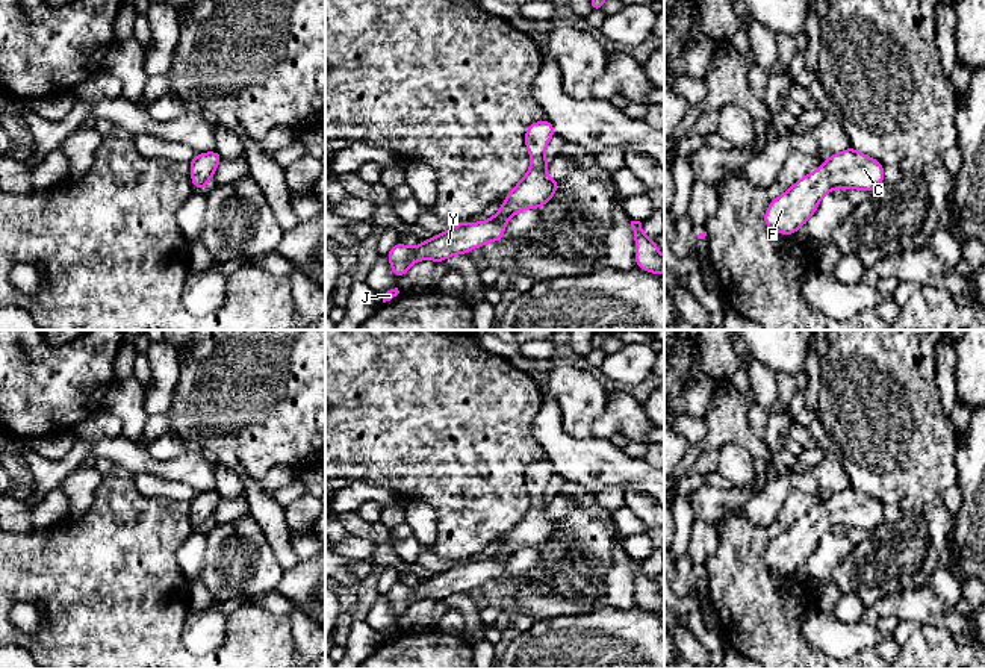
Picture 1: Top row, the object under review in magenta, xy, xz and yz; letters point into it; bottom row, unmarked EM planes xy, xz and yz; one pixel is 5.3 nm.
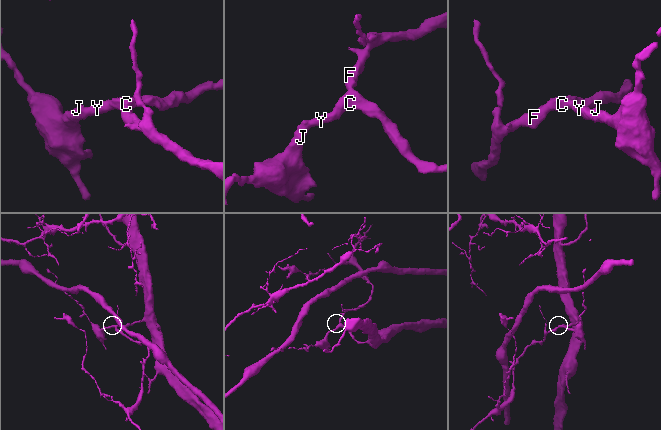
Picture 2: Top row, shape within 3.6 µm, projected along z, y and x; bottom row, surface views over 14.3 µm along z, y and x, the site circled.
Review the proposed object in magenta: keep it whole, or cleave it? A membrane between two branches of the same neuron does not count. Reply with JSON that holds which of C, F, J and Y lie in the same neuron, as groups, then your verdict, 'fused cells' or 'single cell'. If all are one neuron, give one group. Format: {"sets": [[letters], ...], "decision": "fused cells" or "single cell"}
{"sets": [["C", "F", "J", "Y"]], "decision": "single cell"}

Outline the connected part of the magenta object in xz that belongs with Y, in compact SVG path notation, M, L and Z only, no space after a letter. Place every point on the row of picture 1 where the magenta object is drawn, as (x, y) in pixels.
M549 120L531 123L527 129L525 144L531 154L531 166L525 177L507 194L499 212L483 222L457 222L452 229L422 241L419 247L401 242L387 253L389 263L396 278L419 260L443 262L454 254L483 247L492 241L502 241L507 221L525 209L539 209L551 200L560 180L546 176L548 159L543 154L549 139L555 135Z

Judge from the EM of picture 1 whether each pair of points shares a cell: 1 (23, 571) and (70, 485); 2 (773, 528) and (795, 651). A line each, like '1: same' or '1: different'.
1: different
2: same

